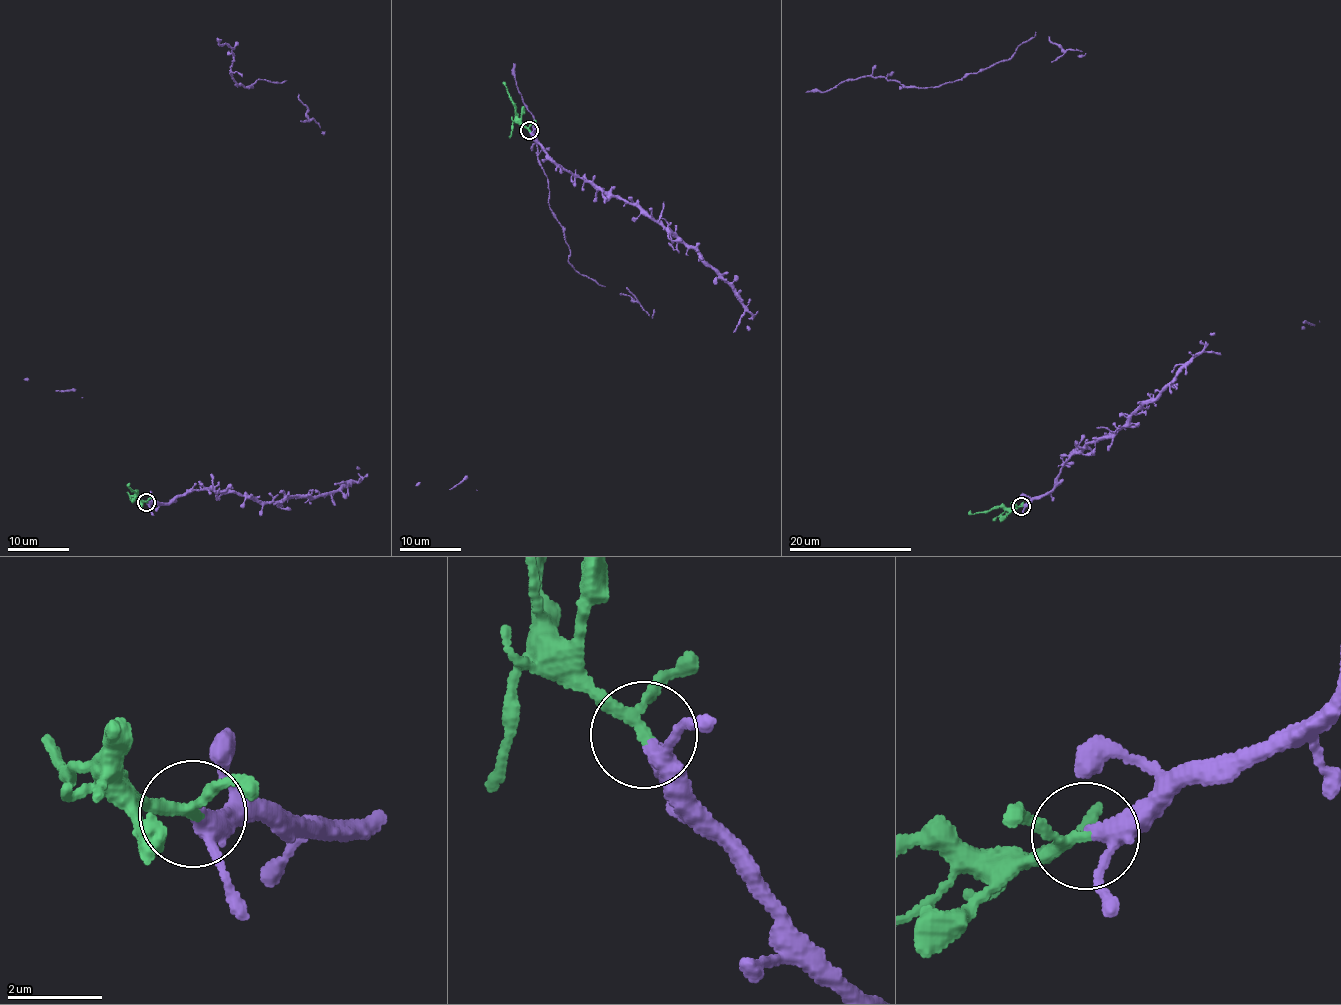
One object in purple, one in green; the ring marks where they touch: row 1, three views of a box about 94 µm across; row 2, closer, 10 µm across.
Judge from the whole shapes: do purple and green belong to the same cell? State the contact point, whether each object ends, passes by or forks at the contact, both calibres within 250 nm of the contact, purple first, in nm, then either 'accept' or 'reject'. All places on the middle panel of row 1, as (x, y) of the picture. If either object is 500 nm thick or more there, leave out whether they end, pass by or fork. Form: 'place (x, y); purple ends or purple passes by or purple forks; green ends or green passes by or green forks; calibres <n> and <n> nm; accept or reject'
place (529, 130); purple passes by; green passes by; calibres 280 and 200 nm; accept

